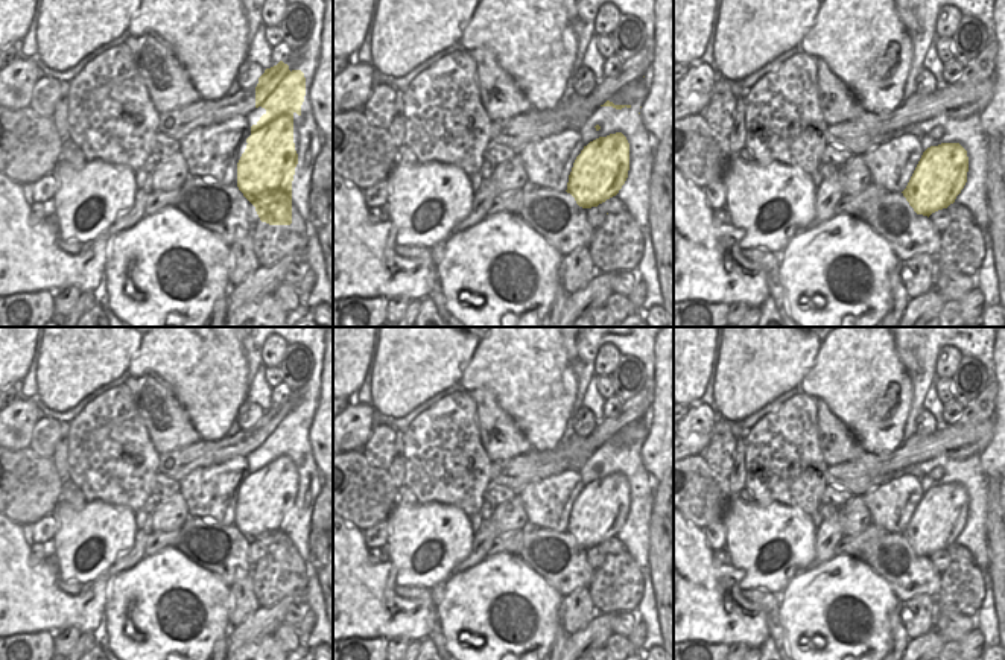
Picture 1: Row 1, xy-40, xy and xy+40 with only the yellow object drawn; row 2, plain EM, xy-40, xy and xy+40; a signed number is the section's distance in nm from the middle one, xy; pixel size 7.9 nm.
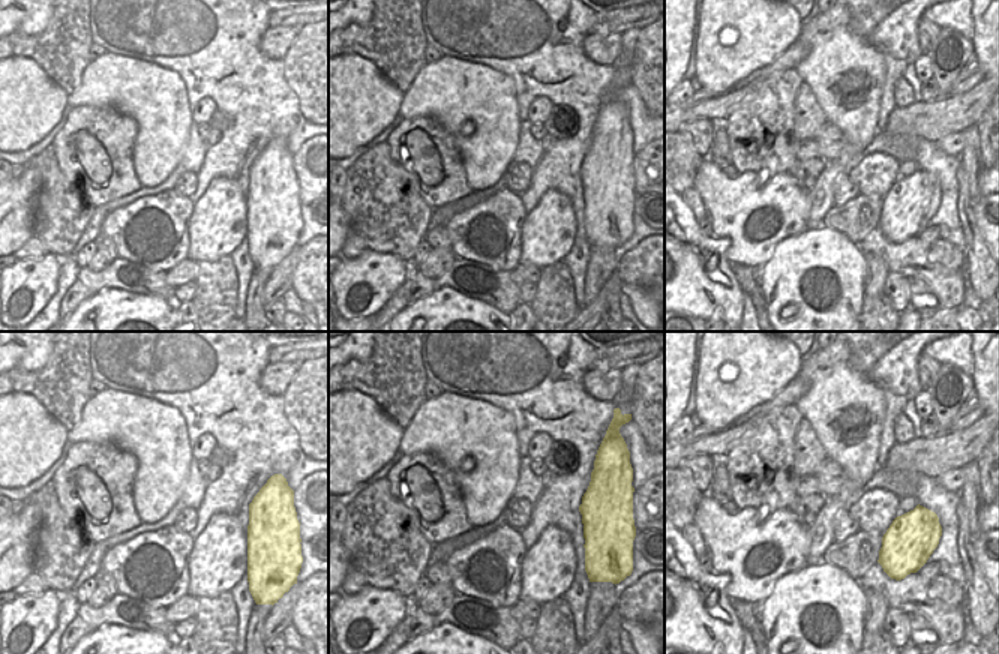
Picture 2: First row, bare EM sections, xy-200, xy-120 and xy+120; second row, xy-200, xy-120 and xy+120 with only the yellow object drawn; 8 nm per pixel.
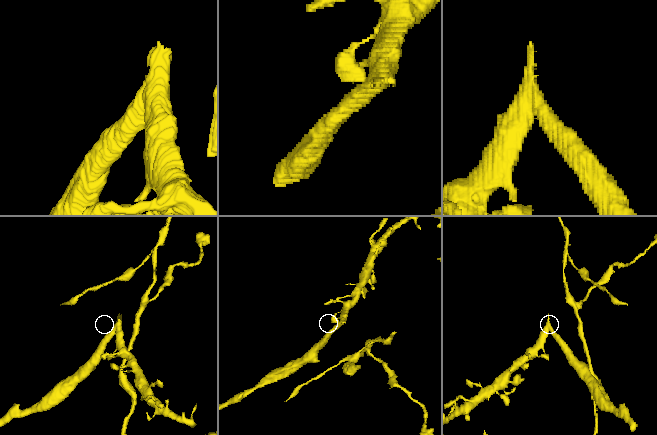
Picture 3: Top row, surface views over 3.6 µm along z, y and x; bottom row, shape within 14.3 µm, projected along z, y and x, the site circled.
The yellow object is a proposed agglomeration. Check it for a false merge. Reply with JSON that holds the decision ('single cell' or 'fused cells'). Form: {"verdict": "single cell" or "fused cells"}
{"verdict": "fused cells"}

